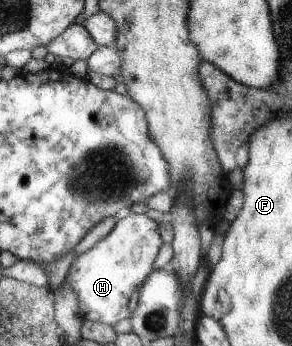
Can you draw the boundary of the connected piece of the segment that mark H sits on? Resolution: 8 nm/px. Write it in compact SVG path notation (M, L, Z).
M130 213L117 221L109 236L97 242L89 252L77 256L66 276L77 294L80 317L108 325L126 319L129 316L129 296L143 284L145 276L149 276L159 246L161 236L157 232L157 222L147 218L145 213Z

